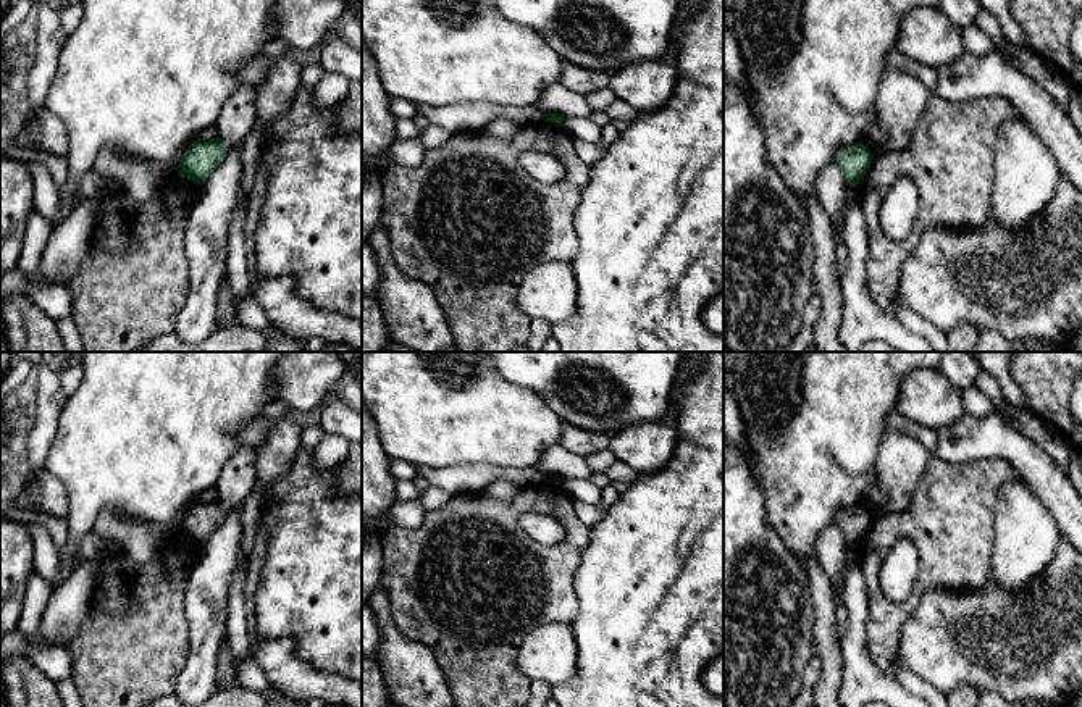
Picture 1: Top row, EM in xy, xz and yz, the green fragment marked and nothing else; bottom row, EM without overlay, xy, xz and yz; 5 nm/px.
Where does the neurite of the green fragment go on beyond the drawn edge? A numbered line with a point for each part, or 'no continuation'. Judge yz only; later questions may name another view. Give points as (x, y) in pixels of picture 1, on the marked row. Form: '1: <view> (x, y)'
no continuation

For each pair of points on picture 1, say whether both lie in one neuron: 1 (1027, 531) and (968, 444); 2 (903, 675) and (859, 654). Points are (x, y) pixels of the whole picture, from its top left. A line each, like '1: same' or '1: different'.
1: different
2: different

